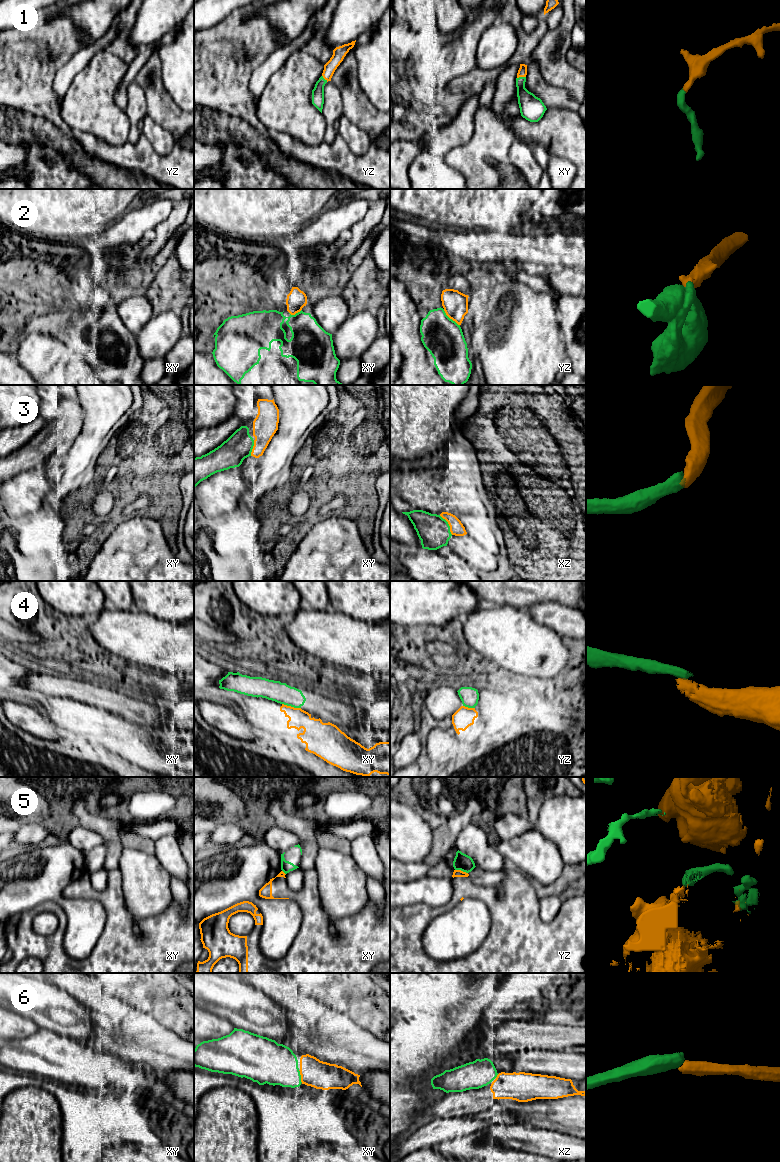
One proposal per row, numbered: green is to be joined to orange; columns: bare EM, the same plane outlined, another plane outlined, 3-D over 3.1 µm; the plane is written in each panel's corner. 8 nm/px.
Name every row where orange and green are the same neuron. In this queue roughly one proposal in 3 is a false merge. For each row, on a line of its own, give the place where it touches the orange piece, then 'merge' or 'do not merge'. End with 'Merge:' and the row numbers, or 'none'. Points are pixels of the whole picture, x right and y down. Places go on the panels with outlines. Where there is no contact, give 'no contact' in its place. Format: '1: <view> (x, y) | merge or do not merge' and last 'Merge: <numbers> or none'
1: xy (521, 76) | merge
2: yz (450, 318) | merge
3: xz (448, 523) | merge
4: xy (290, 706) | do not merge
5: yz (460, 870) | do not merge
6: xy (301, 1076) | merge
Merge: 1, 2, 3, 6

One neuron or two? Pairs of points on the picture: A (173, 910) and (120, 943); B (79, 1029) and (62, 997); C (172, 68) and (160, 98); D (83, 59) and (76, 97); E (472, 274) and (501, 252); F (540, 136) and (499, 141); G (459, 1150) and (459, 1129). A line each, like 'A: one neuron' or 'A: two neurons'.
A: one neuron
B: one neuron
C: two neurons
D: two neurons
E: two neurons
F: two neurons
G: two neurons

